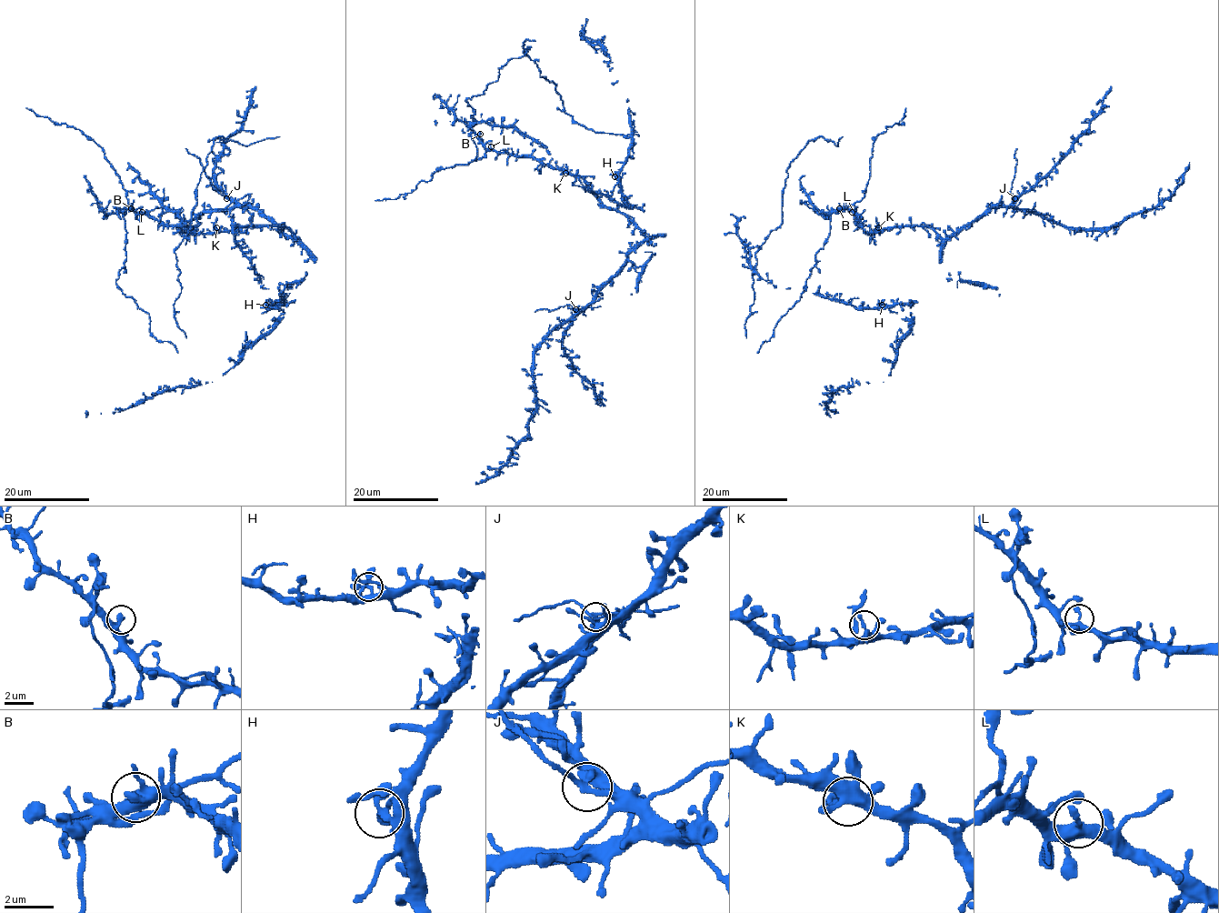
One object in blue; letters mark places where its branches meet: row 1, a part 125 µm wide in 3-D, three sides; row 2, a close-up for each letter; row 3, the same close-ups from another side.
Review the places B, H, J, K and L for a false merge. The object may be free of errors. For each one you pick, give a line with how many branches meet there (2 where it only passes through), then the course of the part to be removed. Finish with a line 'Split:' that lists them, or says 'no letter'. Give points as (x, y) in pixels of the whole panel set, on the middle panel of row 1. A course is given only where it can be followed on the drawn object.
J: 3 | (576, 309), (567, 304), (549, 312), (541, 308), (534, 312)
Split: J

